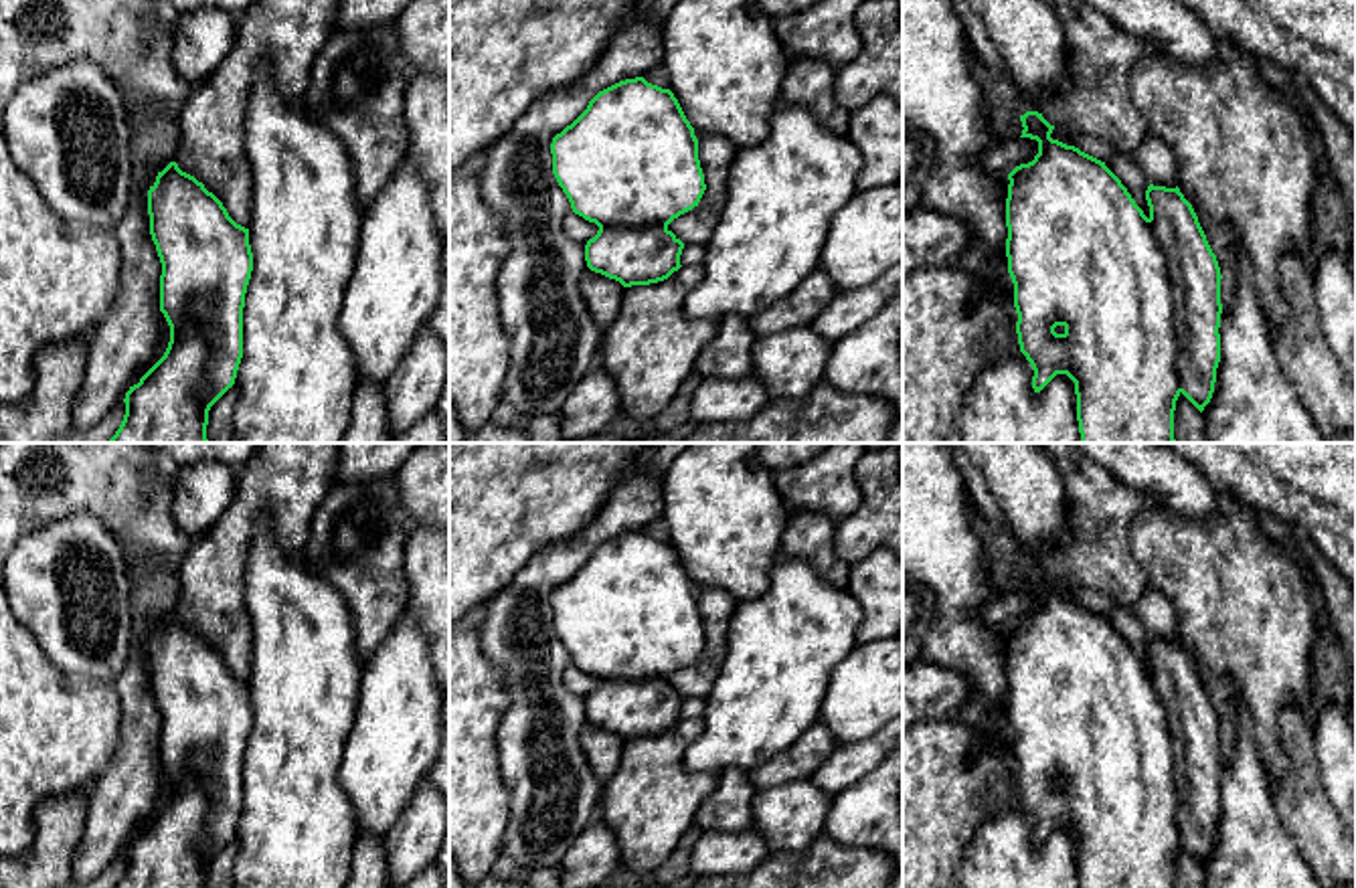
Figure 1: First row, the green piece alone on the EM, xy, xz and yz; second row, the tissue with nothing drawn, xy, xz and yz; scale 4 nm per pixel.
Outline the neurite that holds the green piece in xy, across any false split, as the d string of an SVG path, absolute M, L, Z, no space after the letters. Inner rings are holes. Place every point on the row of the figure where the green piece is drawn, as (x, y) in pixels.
M176 162L158 172L150 186L148 214L162 263L160 312L170 326L170 342L164 356L125 392L123 421L107 443L208 443L208 411L235 384L243 358L243 307L253 271L249 229L237 225L223 202Z

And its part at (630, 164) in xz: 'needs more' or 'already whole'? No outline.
already whole

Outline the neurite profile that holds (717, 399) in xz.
M753 376L702 378L690 398L694 423L749 421L771 403L765 386Z

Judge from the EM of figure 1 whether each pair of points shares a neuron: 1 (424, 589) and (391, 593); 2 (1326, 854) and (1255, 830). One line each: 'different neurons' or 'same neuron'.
1: different neurons
2: different neurons

